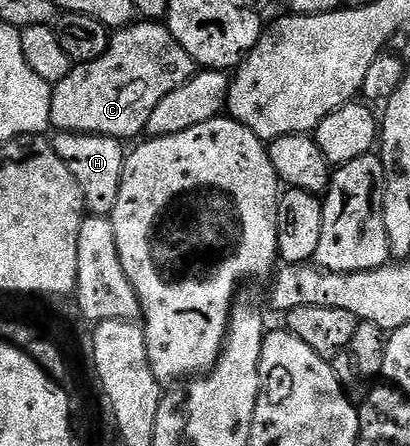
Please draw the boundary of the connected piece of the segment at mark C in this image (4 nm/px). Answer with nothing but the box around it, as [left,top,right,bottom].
[49,20,195,140]

